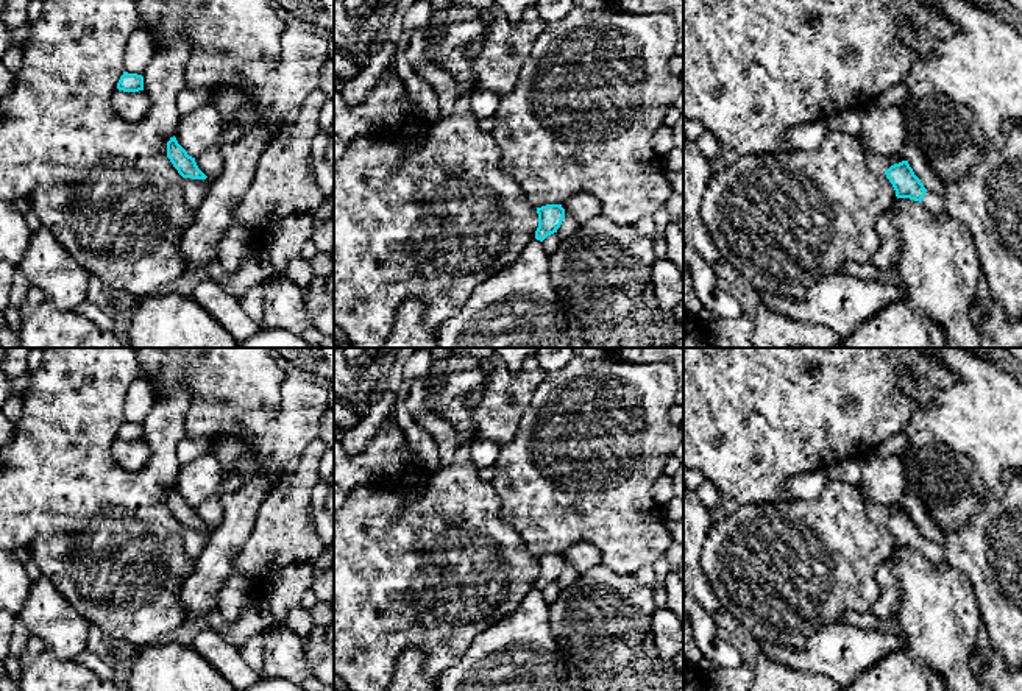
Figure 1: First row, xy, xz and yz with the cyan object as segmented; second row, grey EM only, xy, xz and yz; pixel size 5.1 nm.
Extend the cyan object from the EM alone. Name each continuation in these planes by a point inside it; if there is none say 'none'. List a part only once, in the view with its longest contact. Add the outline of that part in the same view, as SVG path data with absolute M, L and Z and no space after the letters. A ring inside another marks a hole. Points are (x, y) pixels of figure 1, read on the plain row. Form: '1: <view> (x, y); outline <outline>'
1: yz (933, 552); outline M930 540L925 541L921 555L936 566L946 563L942 547Z

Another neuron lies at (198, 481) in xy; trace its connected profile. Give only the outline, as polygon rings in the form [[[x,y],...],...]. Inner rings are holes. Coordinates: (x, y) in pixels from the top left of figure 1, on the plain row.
[[[212,452],[179,465],[179,474],[175,487],[192,507],[203,505],[212,496],[220,496],[228,491],[223,466]]]

